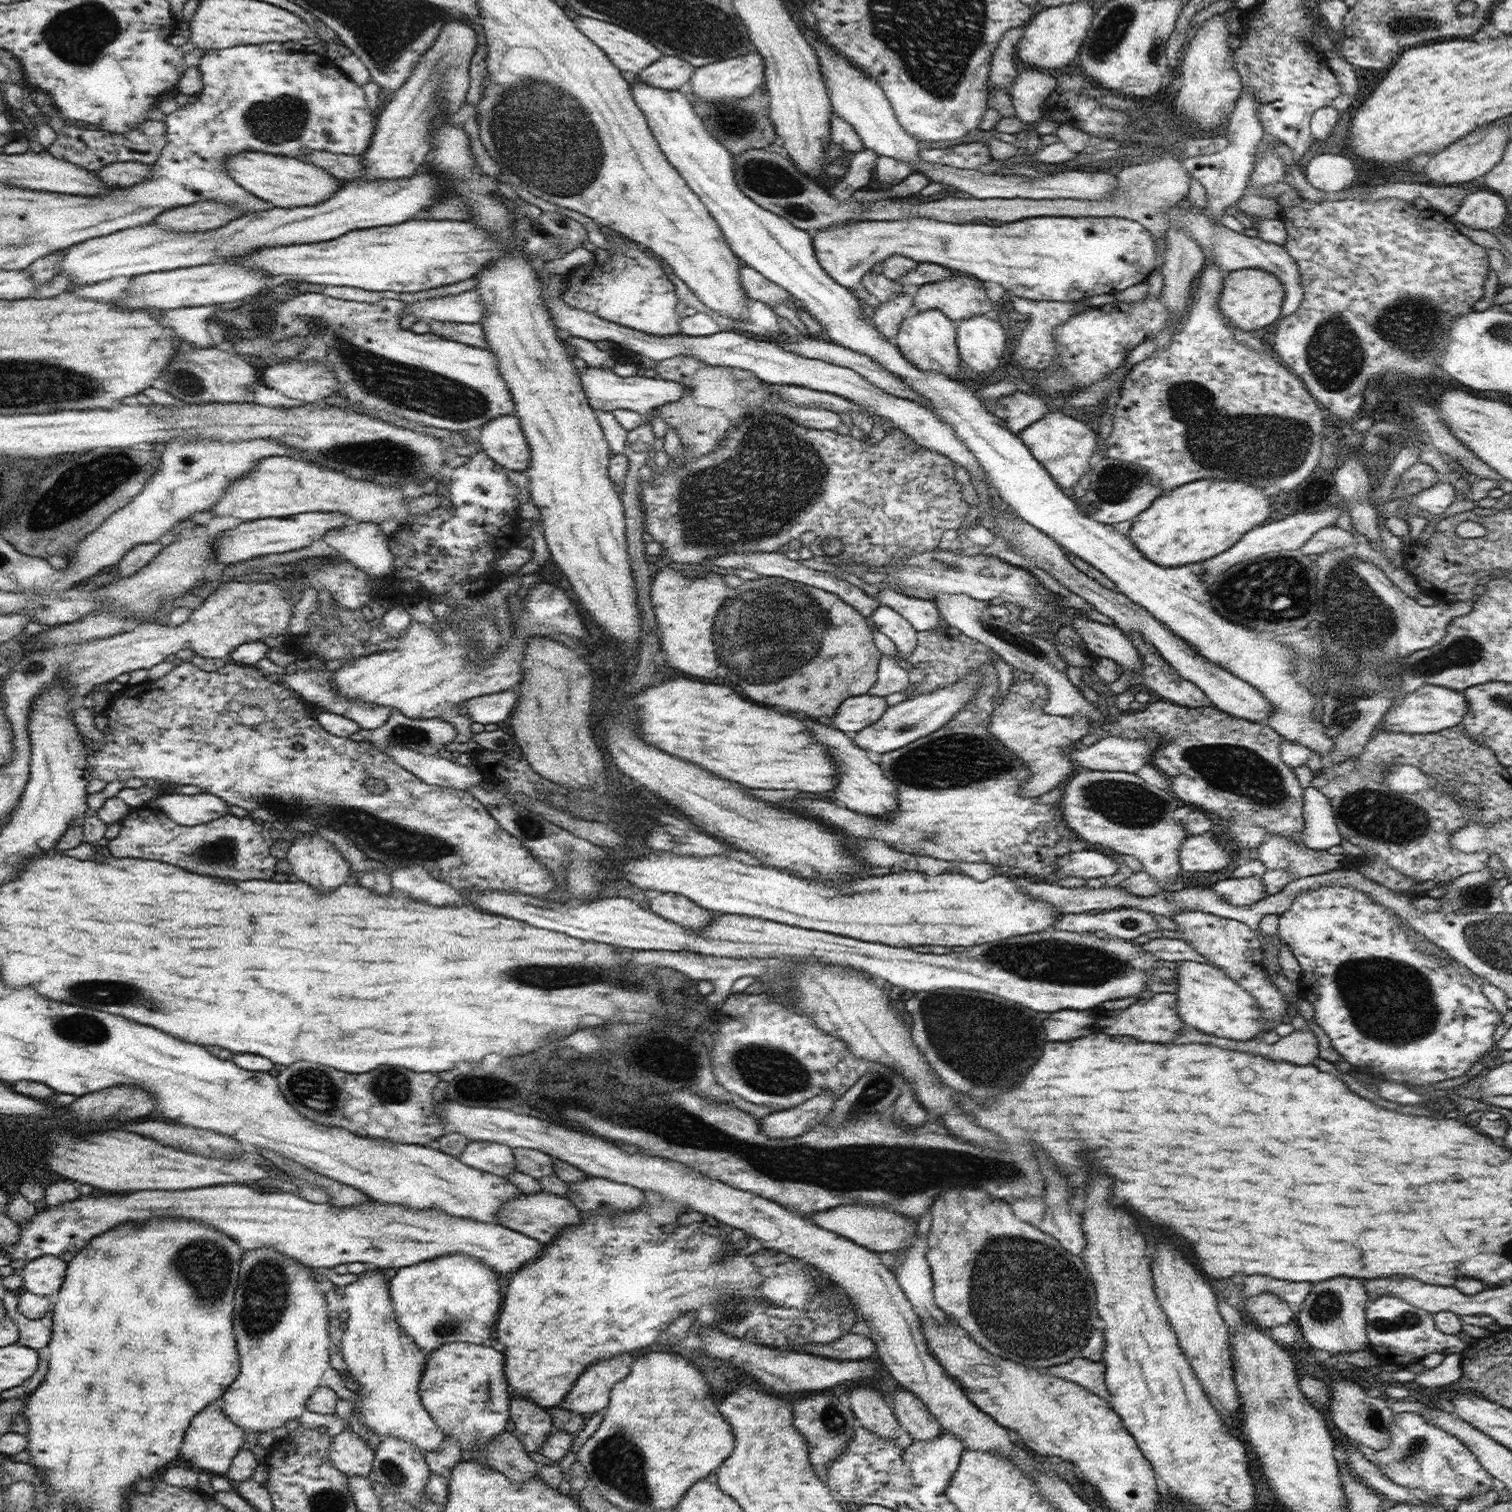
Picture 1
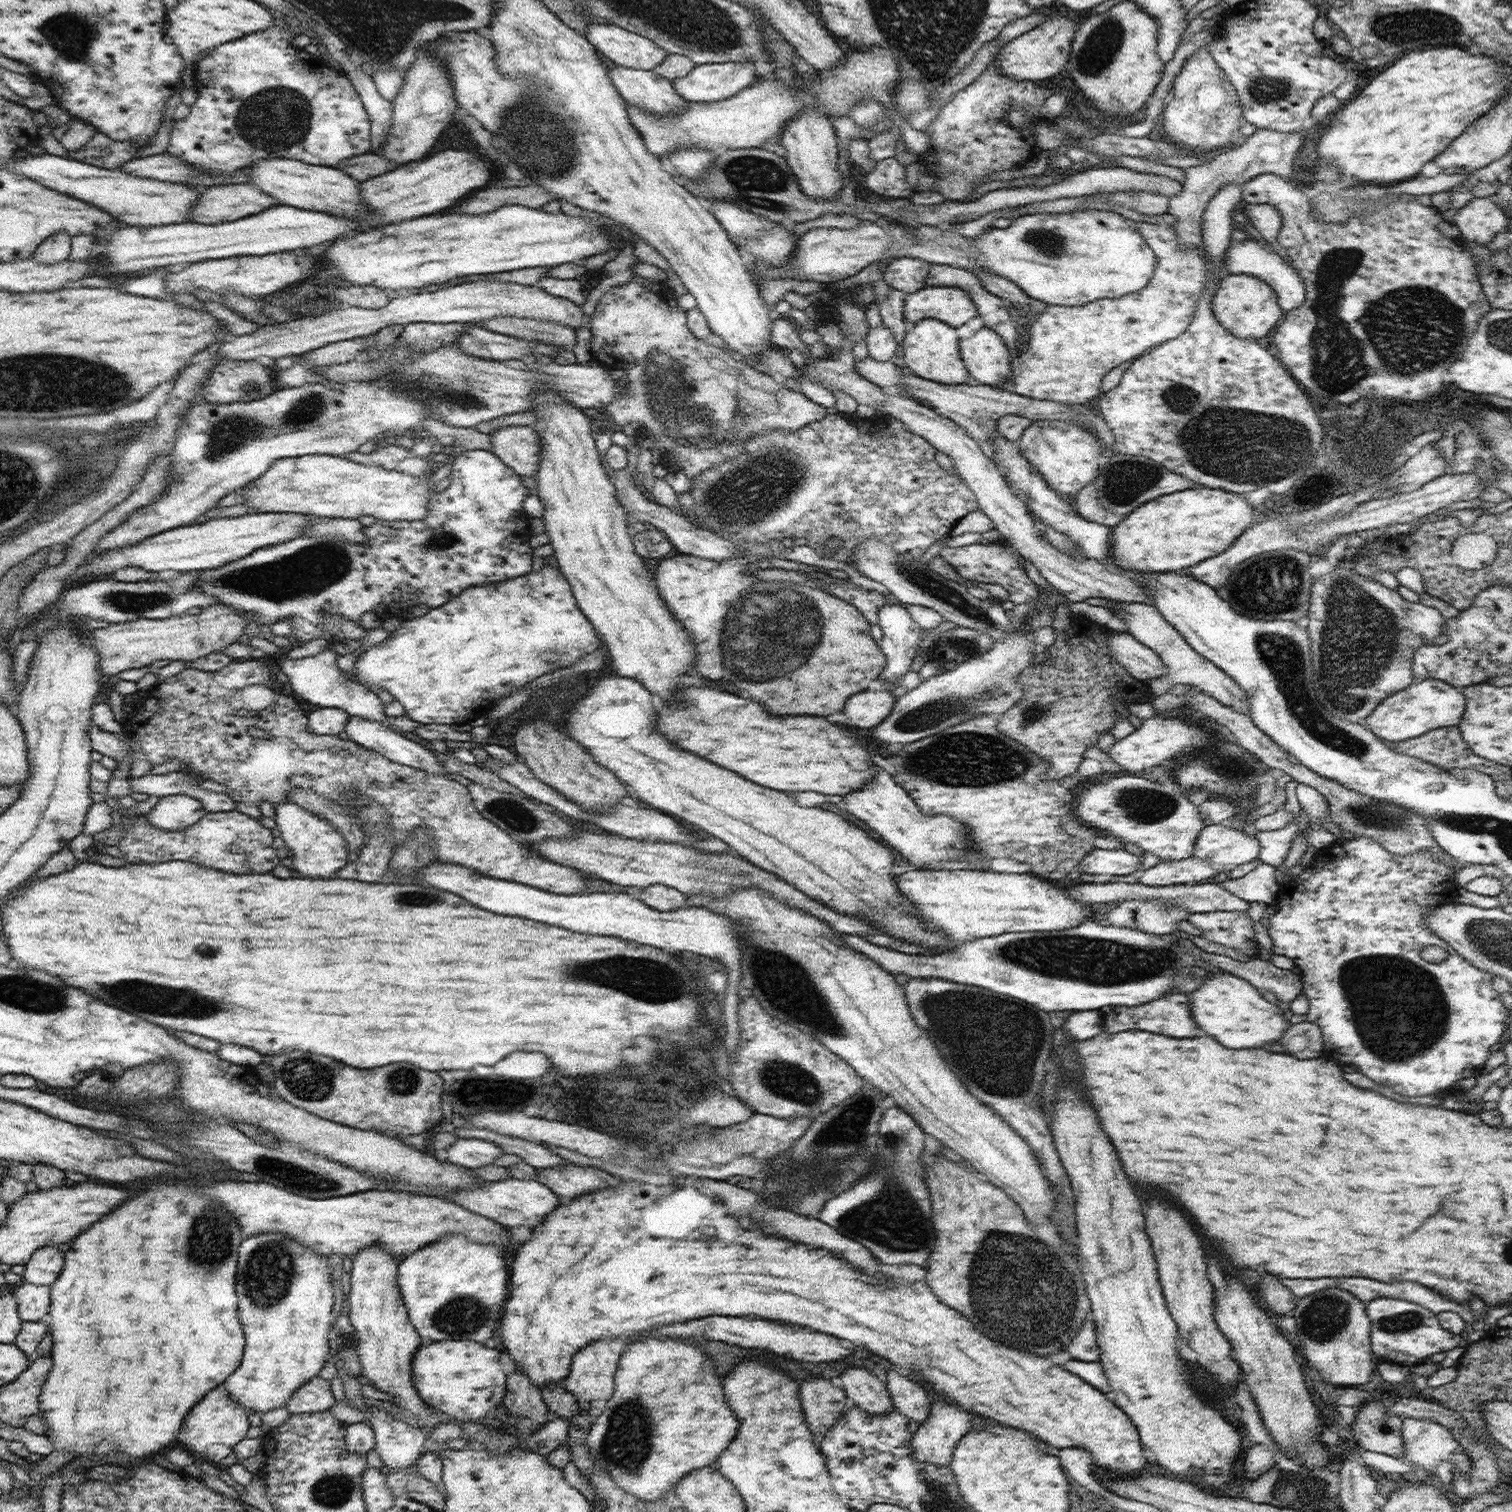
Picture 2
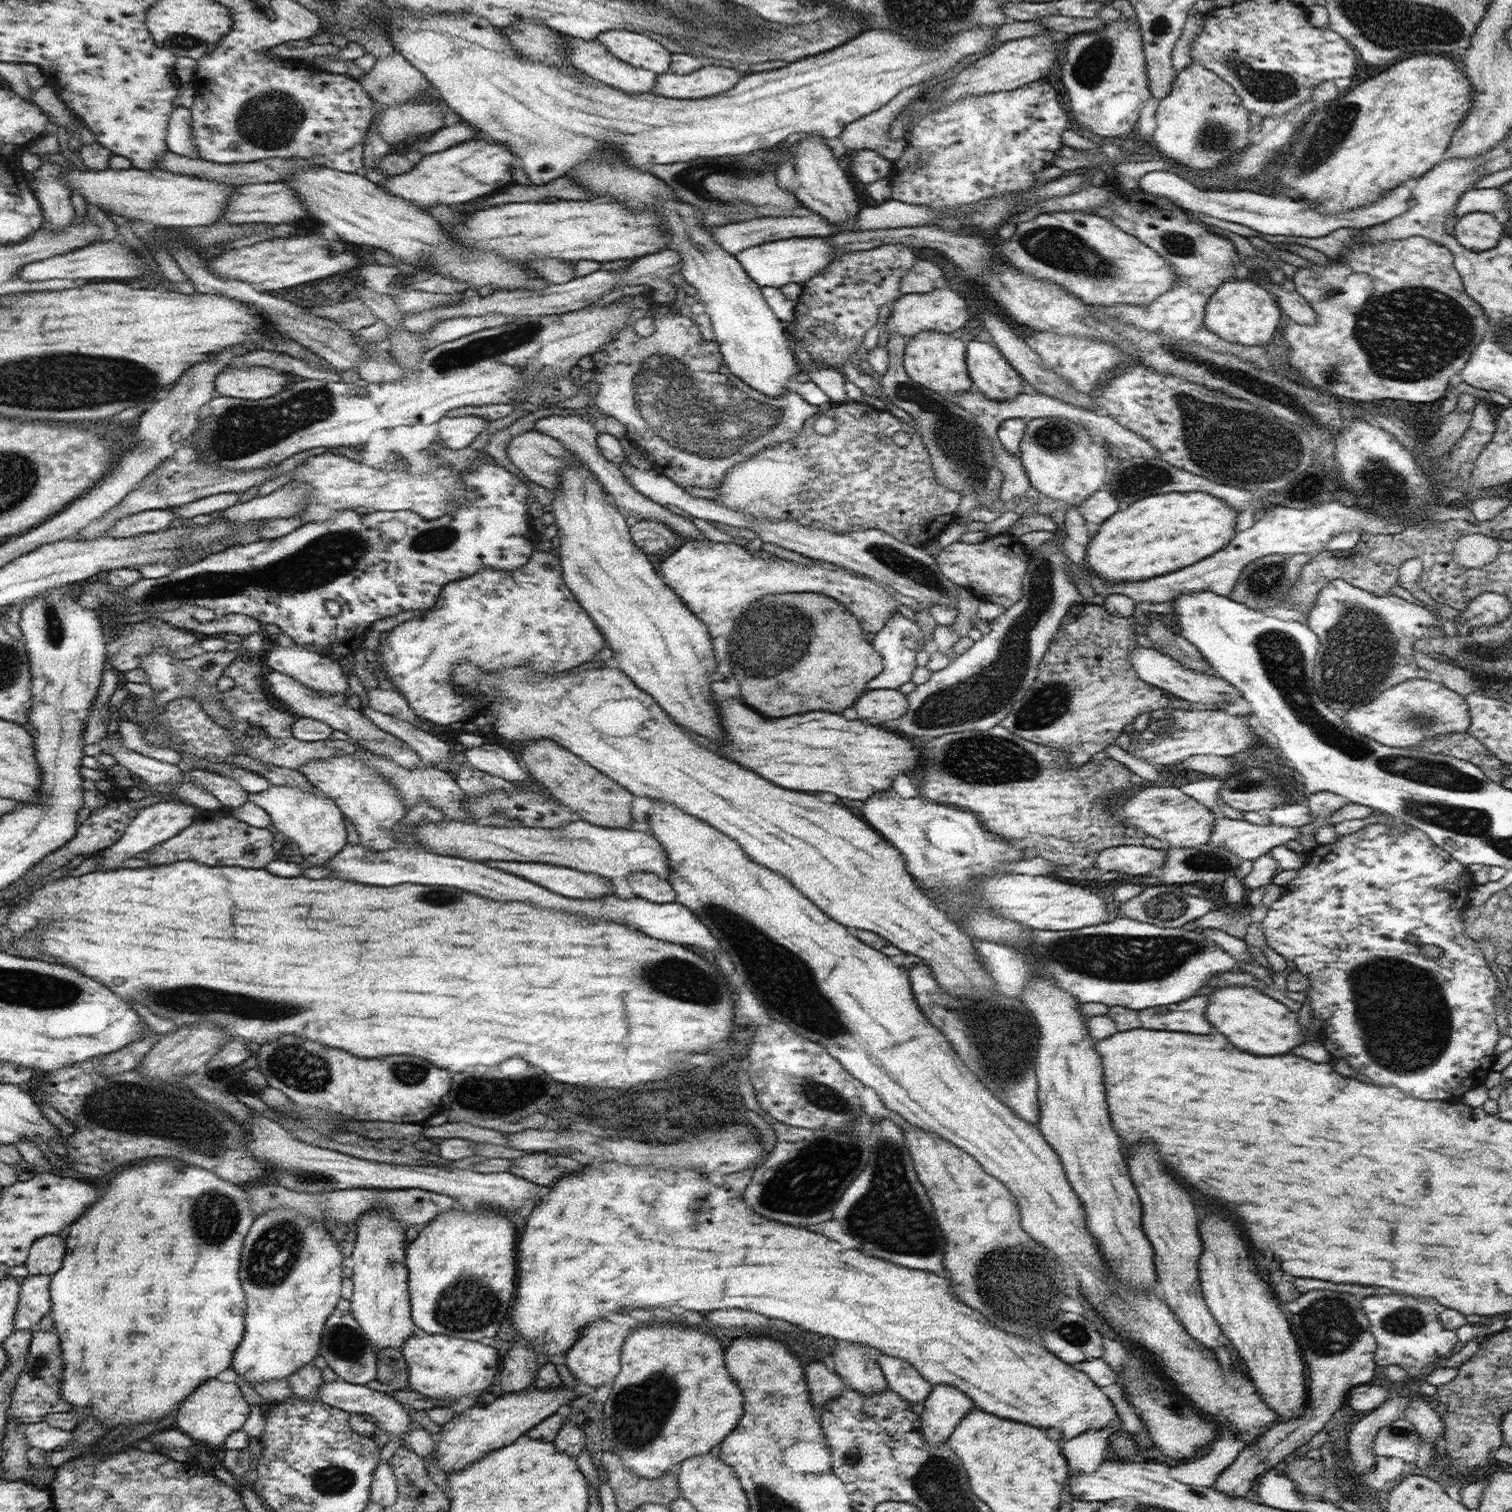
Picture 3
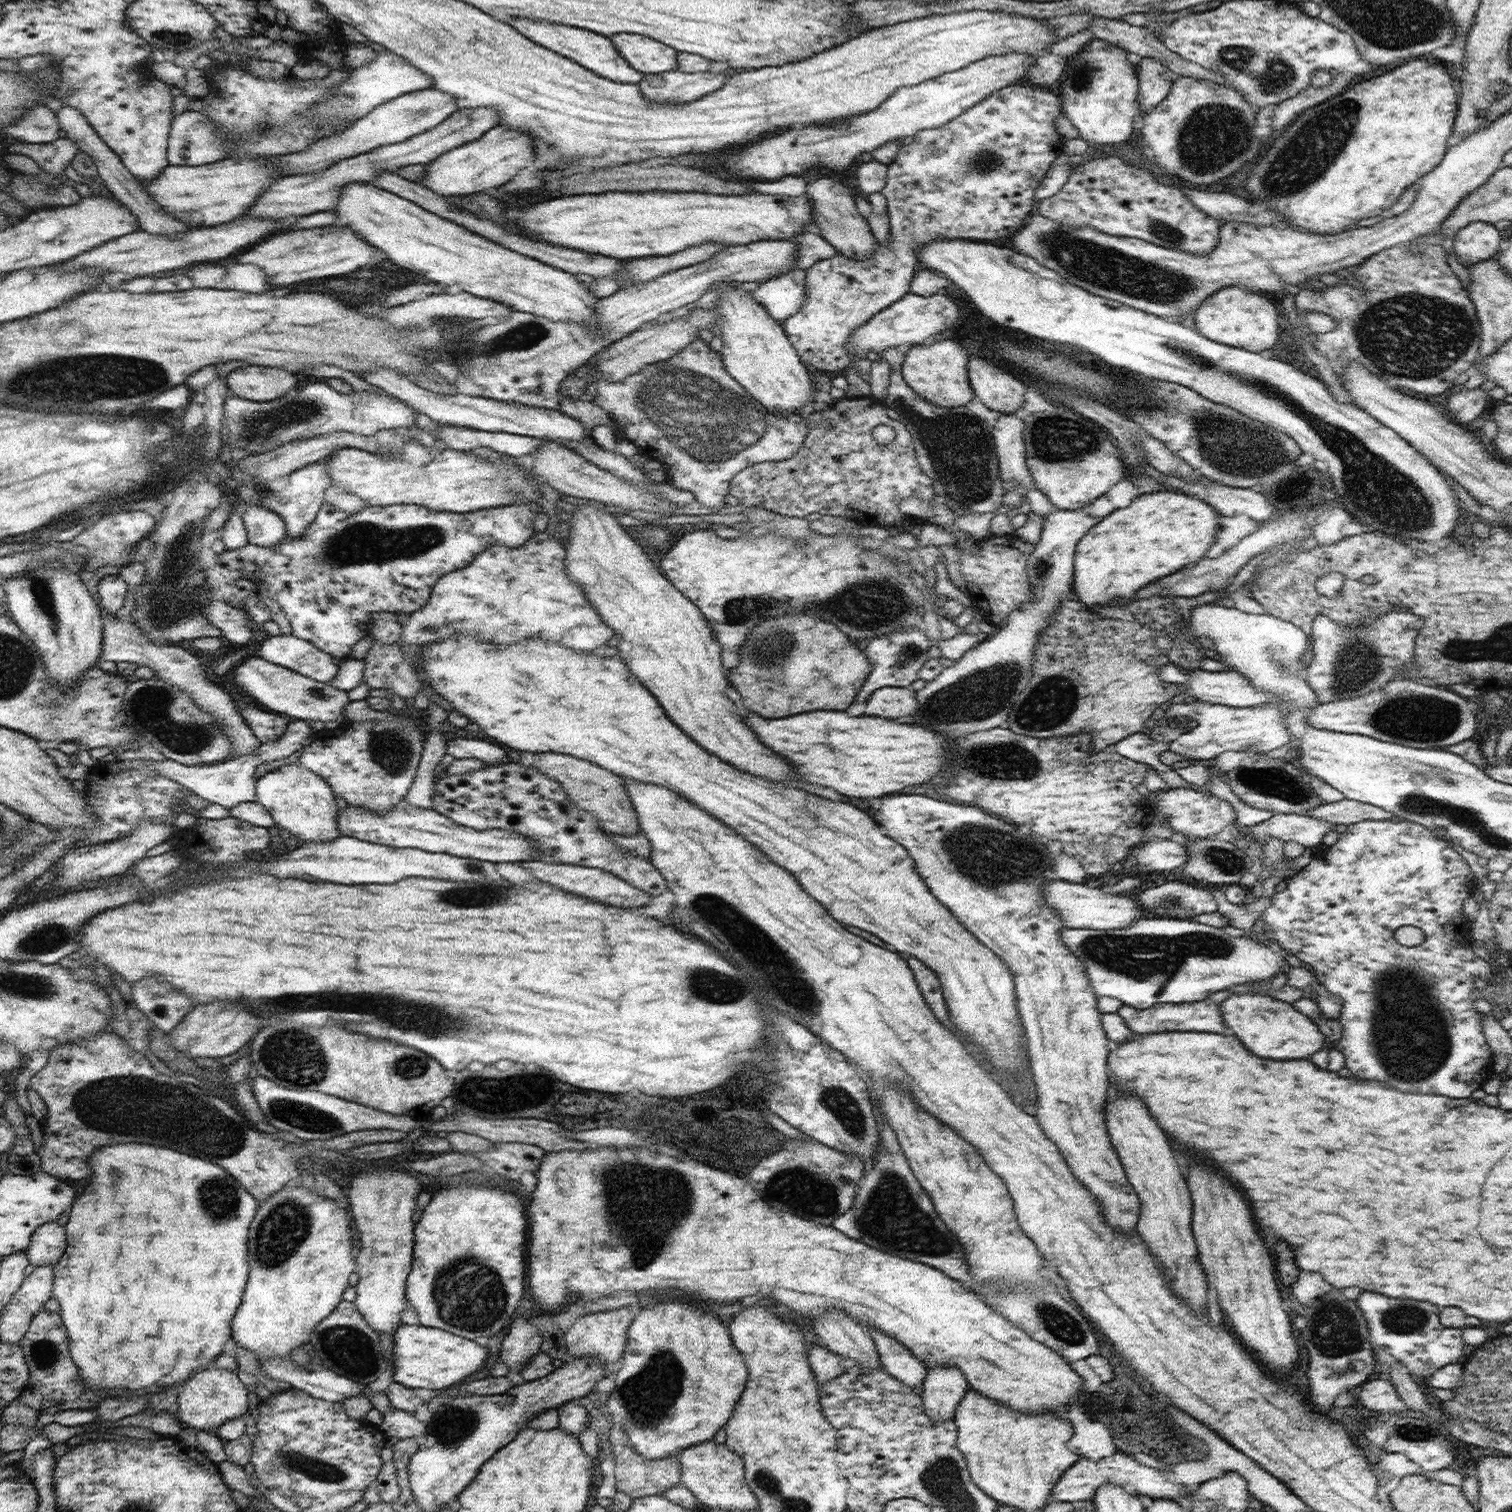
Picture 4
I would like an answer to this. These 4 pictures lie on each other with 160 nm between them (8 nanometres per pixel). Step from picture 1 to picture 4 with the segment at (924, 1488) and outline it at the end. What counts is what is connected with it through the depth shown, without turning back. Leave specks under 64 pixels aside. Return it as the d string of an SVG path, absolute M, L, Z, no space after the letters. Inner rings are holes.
M952 1364L928 1368L922 1384L924 1412L934 1421L953 1420L956 1407L969 1391L967 1380Z

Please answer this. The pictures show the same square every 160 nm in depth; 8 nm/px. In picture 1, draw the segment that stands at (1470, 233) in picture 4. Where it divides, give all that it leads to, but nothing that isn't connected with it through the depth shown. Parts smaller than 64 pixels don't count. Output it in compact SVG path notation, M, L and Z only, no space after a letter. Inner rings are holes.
M1478 189L1468 193L1456 214L1454 222L1472 230L1498 230L1506 216L1505 199L1492 189Z

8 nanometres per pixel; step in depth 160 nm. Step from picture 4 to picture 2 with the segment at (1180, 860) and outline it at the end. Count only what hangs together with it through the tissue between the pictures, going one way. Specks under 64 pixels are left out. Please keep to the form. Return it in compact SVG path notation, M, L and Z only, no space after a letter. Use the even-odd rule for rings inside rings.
M1094 848L1077 864L1081 873L1106 874L1109 877L1136 874L1140 857L1124 850L1100 850Z

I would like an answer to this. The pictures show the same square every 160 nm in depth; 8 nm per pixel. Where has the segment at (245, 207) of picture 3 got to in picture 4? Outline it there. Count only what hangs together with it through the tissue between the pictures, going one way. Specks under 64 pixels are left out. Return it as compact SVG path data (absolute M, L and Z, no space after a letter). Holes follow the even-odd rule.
M492 107L458 109L436 128L411 136L403 142L380 146L364 154L345 158L322 172L282 176L268 190L264 190L262 196L256 198L256 202L250 206L248 214L282 220L282 218L288 218L288 216L306 216L306 214L314 214L314 212L334 210L343 186L348 183L365 182L373 184L373 178L383 170L396 173L403 166L429 164L441 154L454 150L455 147L478 140L488 130L499 124L499 117L498 111L494 111Z

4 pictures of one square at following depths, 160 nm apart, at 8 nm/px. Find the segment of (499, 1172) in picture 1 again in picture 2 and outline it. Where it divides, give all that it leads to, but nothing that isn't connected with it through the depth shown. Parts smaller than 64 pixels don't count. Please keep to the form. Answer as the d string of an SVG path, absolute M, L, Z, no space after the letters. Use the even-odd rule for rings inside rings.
M459 1138L442 1156L445 1160L466 1167L480 1168L495 1162L503 1155L503 1150L494 1143L477 1138Z

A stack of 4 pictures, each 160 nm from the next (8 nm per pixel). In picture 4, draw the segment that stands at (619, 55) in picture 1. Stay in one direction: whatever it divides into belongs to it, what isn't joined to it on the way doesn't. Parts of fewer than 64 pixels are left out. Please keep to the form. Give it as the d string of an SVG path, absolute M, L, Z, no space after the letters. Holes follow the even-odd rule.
M618 33L609 39L632 68L644 75L660 74L677 68L678 51L643 34Z

